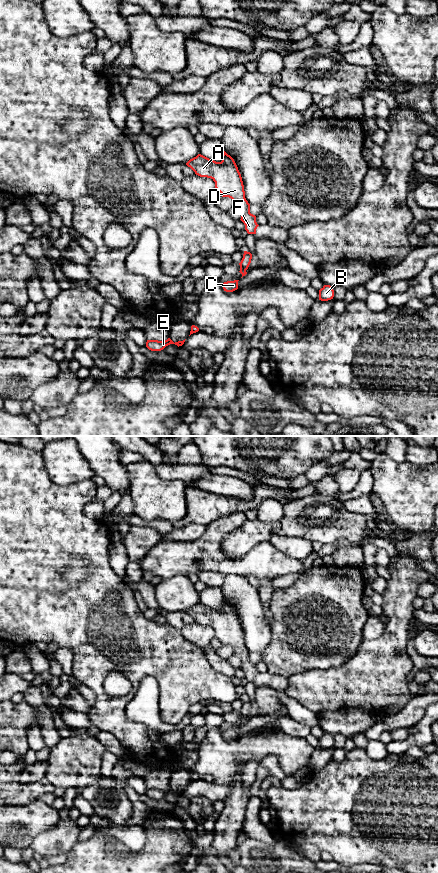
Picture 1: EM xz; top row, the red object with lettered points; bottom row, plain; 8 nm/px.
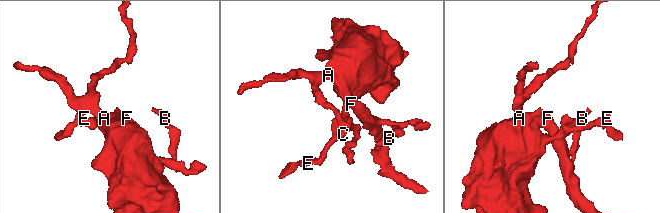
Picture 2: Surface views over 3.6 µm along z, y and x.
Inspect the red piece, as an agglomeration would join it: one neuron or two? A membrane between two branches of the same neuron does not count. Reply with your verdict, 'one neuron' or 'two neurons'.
one neuron

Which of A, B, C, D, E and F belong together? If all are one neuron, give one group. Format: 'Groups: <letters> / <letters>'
Groups: A B C D E F

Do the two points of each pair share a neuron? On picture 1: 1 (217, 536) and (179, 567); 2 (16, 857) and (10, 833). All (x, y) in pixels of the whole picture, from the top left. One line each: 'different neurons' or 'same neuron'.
1: same neuron
2: different neurons

